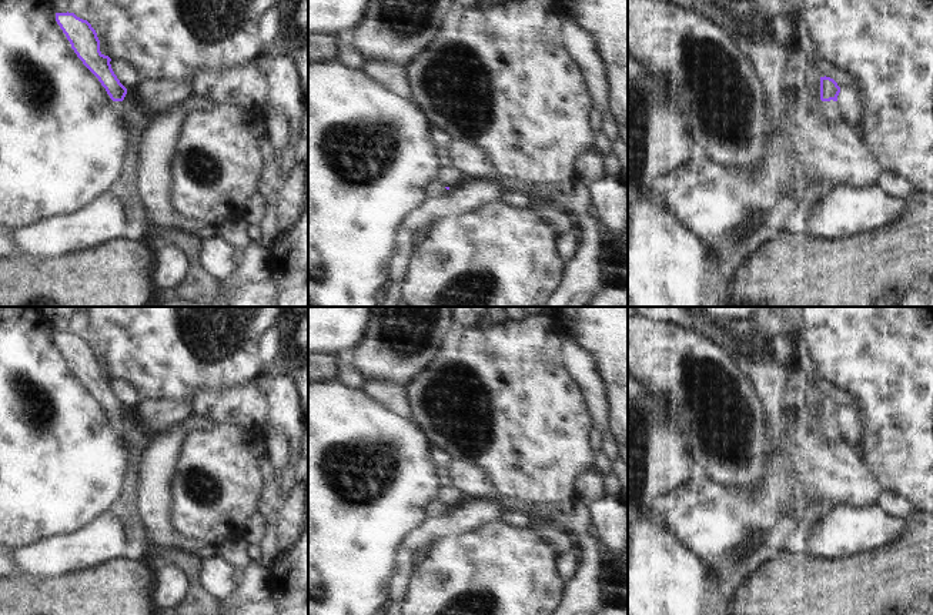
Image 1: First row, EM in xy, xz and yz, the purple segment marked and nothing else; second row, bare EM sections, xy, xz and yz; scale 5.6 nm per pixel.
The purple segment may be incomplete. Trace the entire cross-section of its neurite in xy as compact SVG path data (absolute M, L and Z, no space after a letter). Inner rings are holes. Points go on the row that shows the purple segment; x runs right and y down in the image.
M56 13L56 21L66 34L71 49L83 64L98 78L106 88L114 107L126 121L127 114L123 100L127 88L120 83L111 68L111 59L100 51L100 40L96 30L87 20L77 17L74 13Z

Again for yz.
M820 77L820 100L823 101L823 107L830 117L839 117L840 107L837 104L837 96L840 93L840 87L830 77Z

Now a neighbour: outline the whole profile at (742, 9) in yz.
M699 0L708 3L719 3L725 10L735 14L740 21L746 21L750 14L756 11L750 0Z

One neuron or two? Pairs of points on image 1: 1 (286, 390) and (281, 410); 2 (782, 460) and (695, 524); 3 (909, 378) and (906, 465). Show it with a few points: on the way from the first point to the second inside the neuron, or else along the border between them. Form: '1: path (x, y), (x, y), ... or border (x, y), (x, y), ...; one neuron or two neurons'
1: path (283, 394), (283, 405); one neuron
2: path (768, 484), (736, 515), (719, 517); one neuron
3: path (909, 400), (909, 444); one neuron

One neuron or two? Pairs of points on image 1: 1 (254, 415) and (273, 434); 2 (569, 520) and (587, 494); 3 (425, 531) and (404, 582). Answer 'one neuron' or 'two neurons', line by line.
1: two neurons
2: two neurons
3: one neuron

